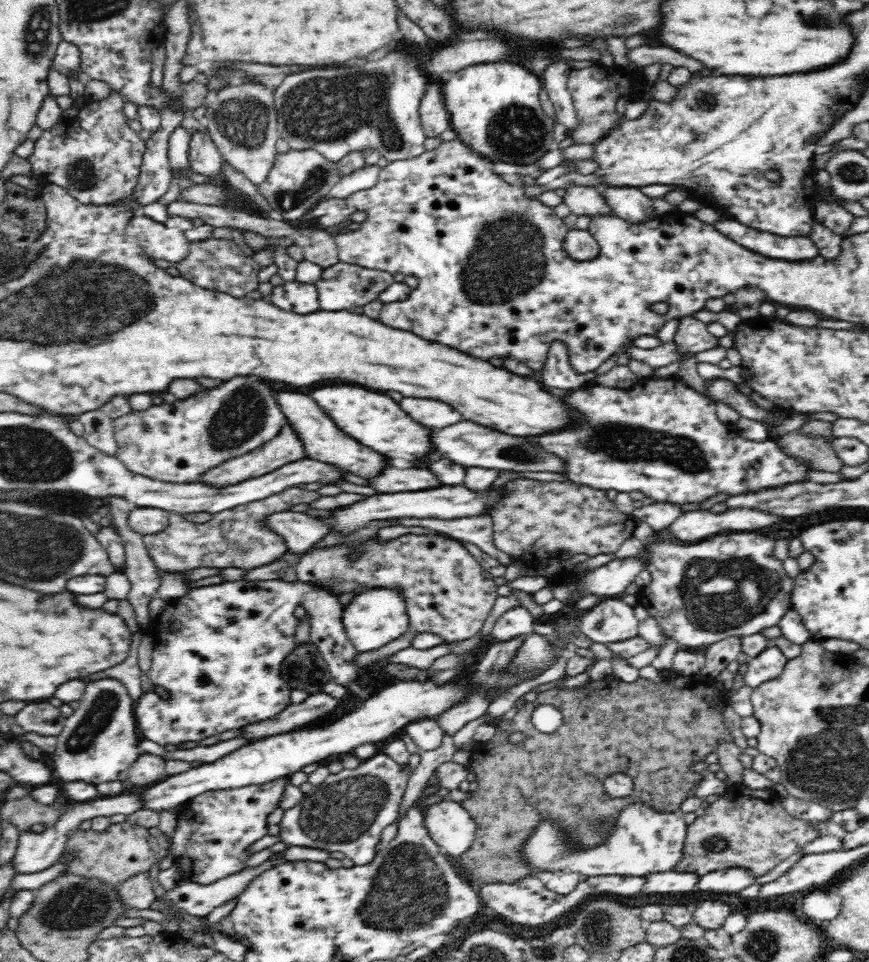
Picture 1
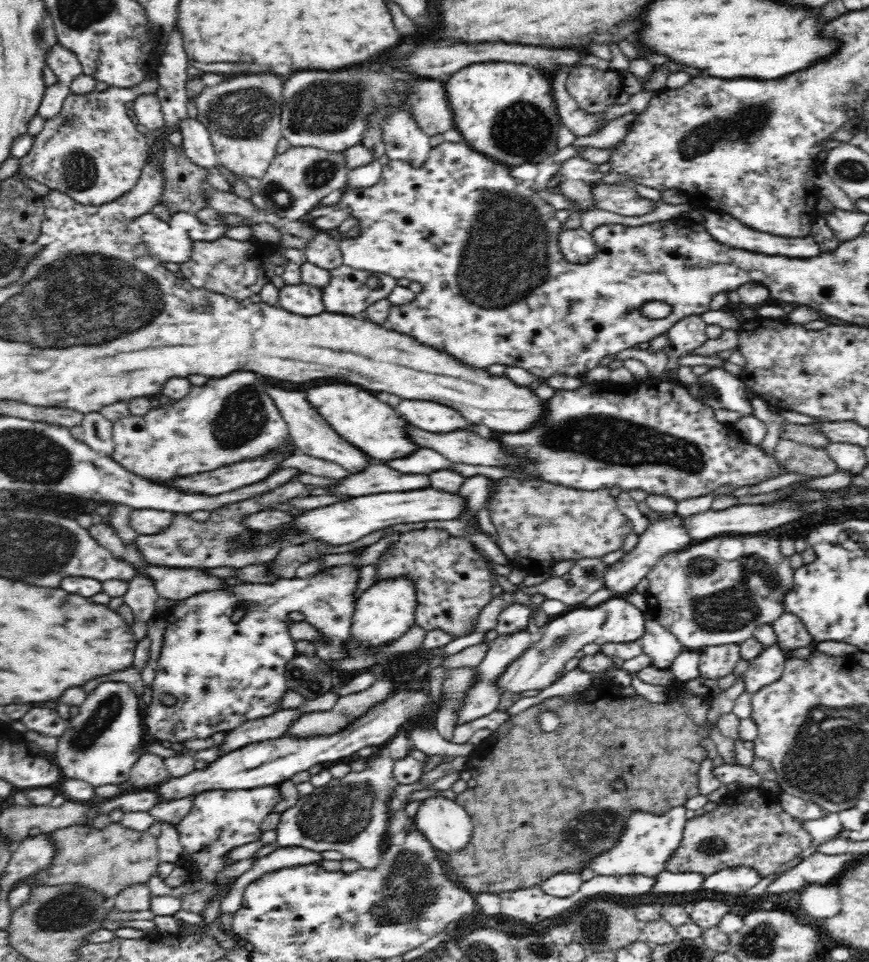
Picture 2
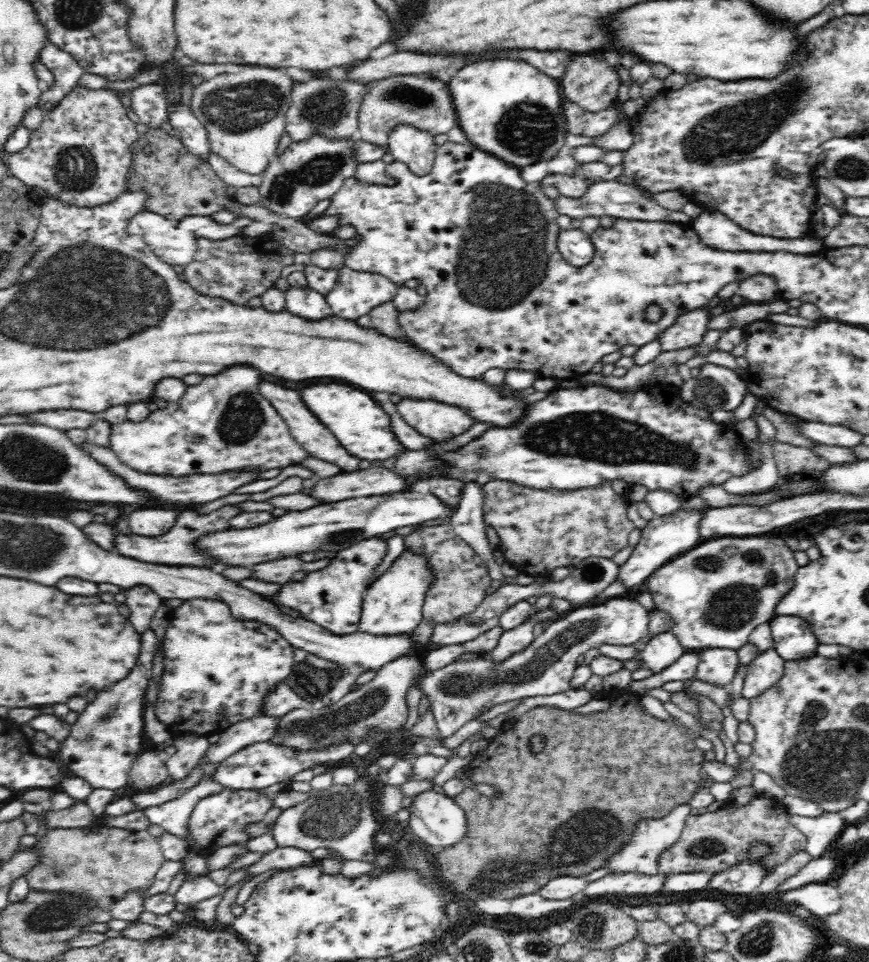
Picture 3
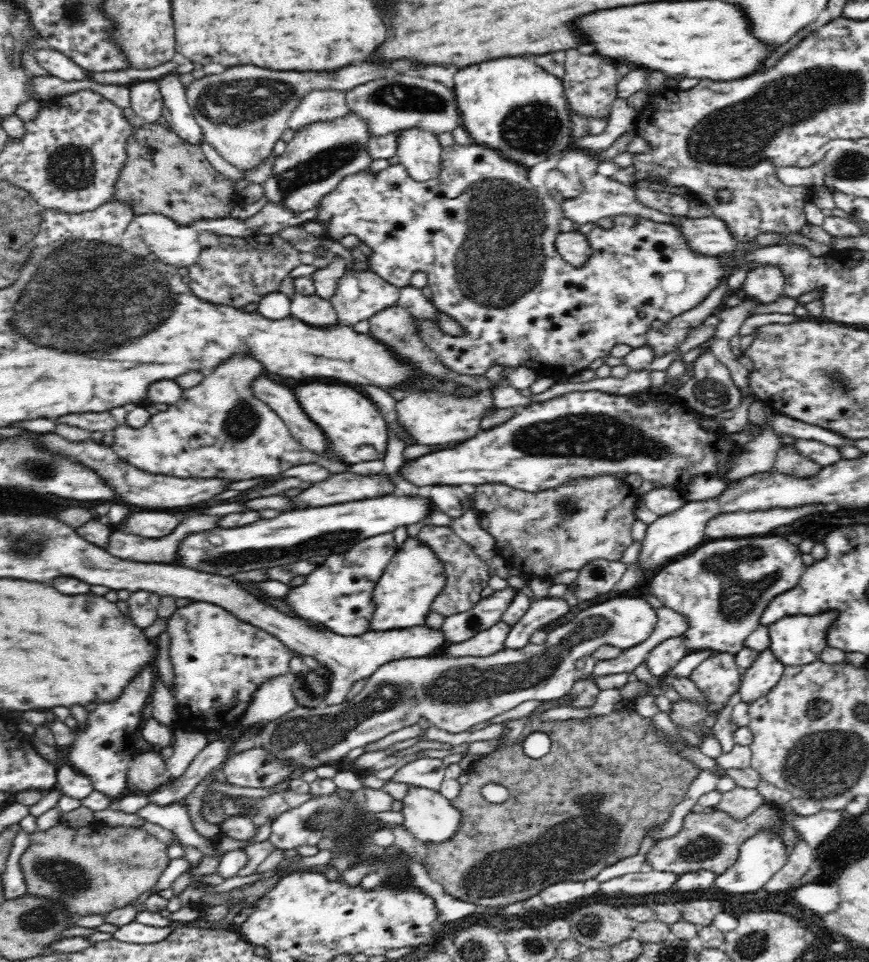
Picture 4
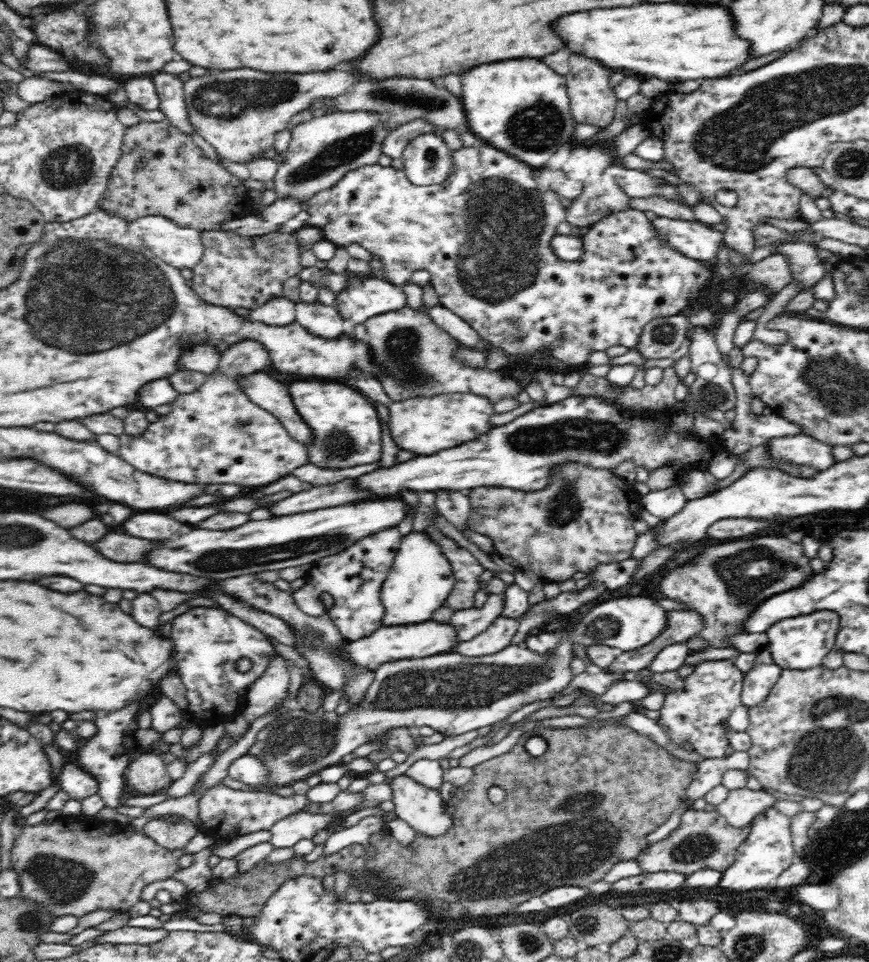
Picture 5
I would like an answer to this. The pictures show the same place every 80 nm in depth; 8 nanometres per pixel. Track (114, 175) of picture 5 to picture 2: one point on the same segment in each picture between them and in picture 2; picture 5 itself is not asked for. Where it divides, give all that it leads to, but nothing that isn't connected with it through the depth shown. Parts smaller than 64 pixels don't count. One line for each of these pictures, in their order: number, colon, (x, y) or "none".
2: (186, 189)
3: (178, 183)
4: (163, 174)

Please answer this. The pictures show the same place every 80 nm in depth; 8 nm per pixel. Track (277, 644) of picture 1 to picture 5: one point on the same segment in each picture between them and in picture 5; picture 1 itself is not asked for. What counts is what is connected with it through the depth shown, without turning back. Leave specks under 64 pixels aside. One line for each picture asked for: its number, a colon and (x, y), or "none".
2: (221, 671)
3: (216, 669)
4: (219, 660)
5: (207, 641)

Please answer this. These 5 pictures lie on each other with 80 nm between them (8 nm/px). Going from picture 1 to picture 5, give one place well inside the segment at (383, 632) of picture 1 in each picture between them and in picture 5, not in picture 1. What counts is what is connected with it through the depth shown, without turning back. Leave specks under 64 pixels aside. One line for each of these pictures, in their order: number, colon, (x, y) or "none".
2: (385, 611)
3: (393, 604)
4: (403, 596)
5: (421, 578)

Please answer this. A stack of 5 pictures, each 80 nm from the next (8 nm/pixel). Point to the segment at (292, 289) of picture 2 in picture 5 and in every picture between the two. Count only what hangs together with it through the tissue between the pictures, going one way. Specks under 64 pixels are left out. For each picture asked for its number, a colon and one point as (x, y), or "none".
3: (309, 304)
4: (313, 310)
5: (325, 321)

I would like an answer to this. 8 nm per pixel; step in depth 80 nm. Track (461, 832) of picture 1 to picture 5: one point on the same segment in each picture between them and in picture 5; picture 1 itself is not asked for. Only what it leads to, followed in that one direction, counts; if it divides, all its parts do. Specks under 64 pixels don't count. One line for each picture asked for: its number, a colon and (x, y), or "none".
2: (444, 823)
3: (437, 821)
4: (430, 817)
5: (421, 807)

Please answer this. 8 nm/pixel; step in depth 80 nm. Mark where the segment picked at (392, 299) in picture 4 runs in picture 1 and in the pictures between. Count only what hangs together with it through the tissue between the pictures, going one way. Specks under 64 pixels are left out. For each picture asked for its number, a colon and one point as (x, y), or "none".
1: (343, 287)
2: (350, 292)
3: (355, 294)

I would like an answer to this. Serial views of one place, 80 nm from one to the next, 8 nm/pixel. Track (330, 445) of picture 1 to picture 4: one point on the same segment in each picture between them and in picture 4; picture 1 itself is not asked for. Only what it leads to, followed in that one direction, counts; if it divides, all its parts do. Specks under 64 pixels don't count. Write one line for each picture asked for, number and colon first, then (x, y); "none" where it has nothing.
2: (312, 435)
3: (312, 435)
4: (280, 399)

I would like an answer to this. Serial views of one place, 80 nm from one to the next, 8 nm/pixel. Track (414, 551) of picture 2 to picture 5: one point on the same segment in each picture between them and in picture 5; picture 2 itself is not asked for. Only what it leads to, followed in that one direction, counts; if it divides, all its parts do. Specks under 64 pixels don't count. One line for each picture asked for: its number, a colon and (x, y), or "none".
3: (462, 577)
4: (467, 574)
5: (467, 569)

